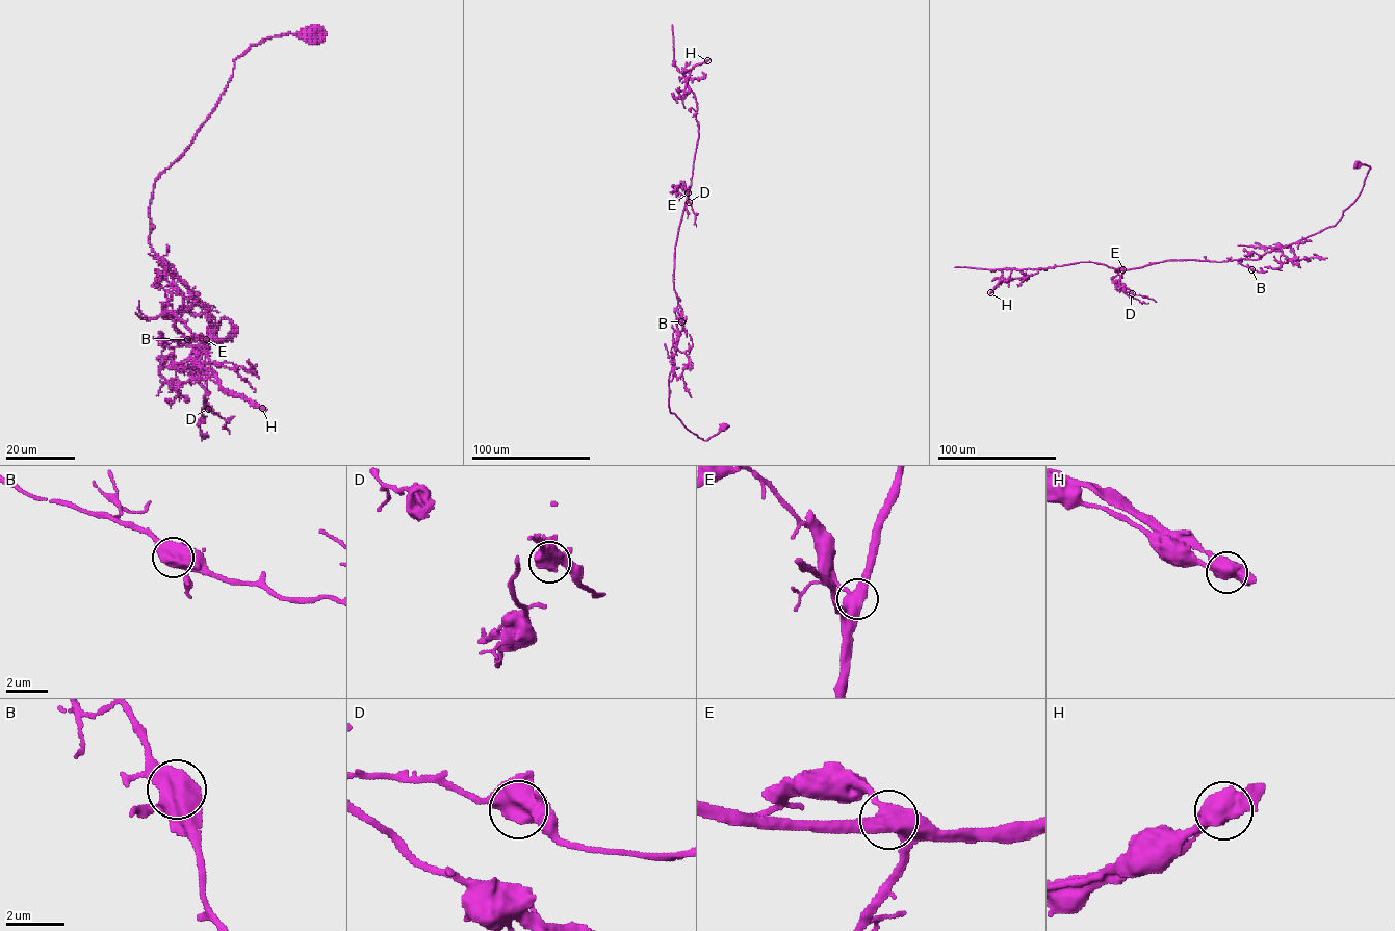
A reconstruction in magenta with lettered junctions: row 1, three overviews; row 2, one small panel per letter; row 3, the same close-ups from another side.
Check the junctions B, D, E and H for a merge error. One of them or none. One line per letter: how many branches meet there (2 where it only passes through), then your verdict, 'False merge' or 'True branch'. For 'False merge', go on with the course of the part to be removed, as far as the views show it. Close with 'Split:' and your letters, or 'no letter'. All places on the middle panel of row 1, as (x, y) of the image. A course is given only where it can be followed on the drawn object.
B: Branches: 3. True branch
D: Branches: 3. True branch
E: Branches: 3. True branch
H: Branches: 3. False merge. Course of the part to remove: (707, 60), (688, 72), (679, 72), (674, 58), (672, 25)
Split: H

